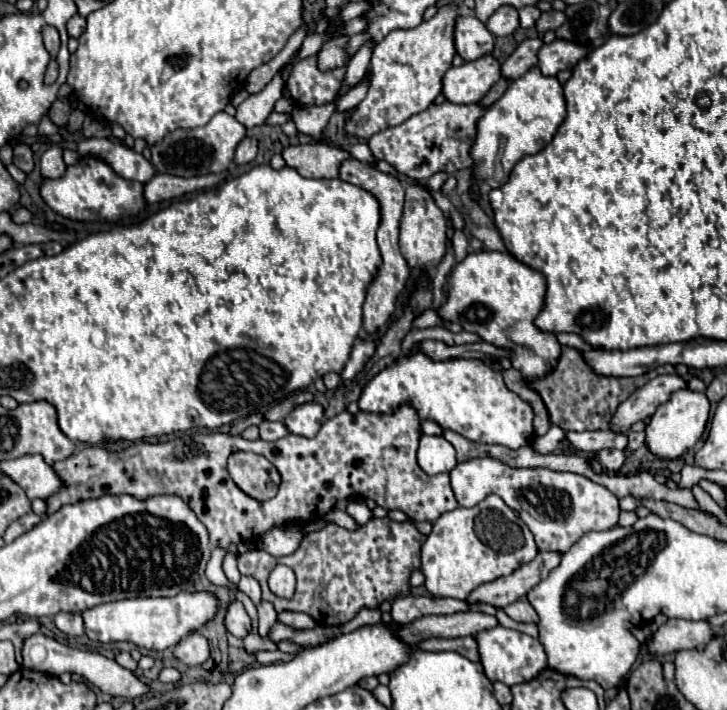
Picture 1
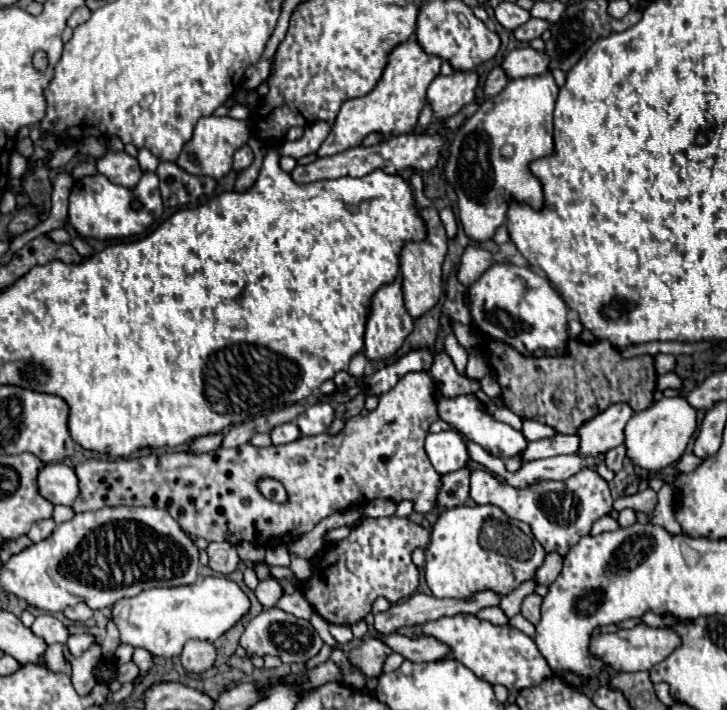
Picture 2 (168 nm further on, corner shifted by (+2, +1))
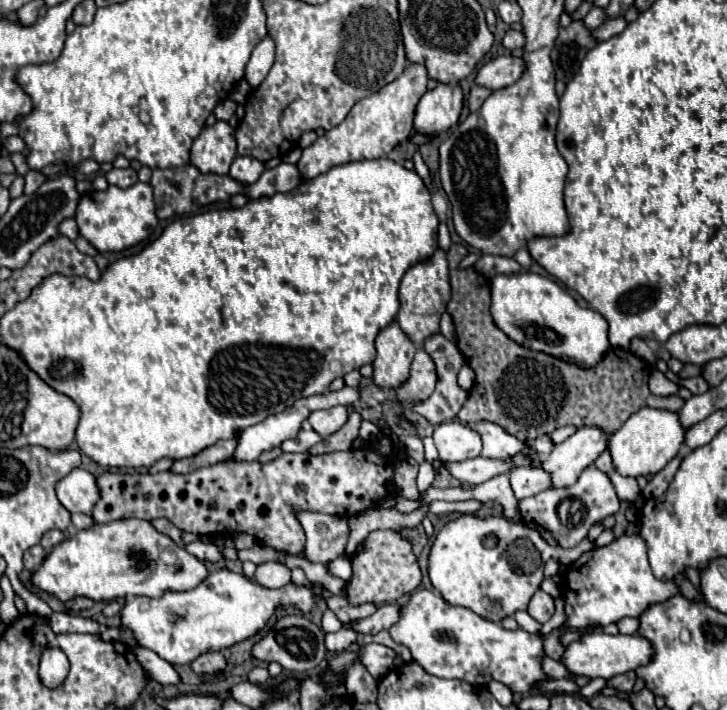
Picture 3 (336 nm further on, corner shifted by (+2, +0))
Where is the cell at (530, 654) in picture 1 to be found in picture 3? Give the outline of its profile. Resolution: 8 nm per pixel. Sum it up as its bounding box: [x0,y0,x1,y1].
[390,589,546,693]

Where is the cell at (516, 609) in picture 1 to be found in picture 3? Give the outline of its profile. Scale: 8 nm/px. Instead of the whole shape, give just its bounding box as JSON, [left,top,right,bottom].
[528,589,554,623]

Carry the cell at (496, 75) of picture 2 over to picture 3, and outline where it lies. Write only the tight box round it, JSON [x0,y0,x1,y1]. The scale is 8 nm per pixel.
[468,85,492,111]

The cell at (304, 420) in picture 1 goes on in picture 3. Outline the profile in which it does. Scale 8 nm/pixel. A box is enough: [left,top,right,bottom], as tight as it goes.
[308,405,348,439]

